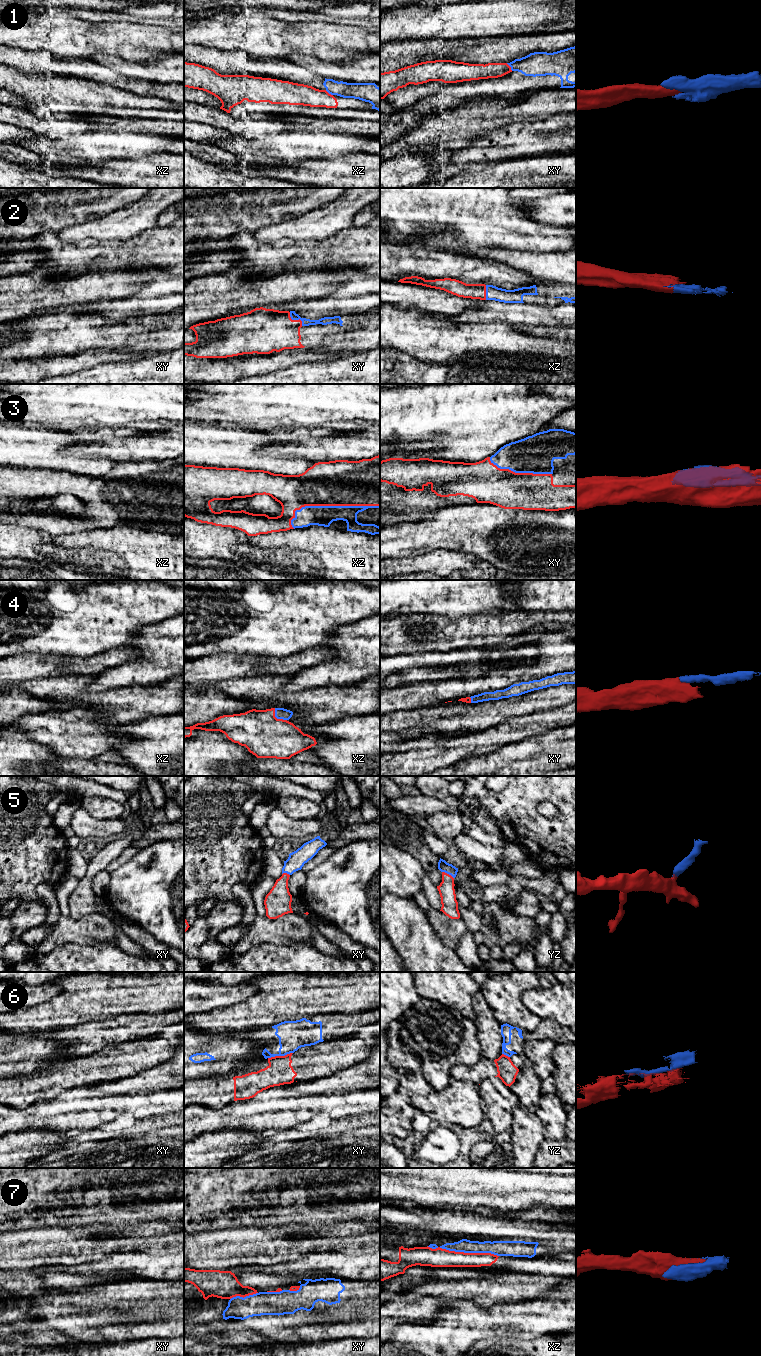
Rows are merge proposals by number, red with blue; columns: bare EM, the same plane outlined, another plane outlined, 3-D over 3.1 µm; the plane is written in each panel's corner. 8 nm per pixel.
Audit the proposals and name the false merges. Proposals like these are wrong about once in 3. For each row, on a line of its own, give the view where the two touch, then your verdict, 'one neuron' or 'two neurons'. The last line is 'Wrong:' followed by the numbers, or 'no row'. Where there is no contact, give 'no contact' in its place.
1: xy | two neurons
2: xy | one neuron
3: xz | one neuron
4: xz | one neuron
5: yz | one neuron
6: xy | two neurons
7: xz | one neuron
Wrong: 1, 6

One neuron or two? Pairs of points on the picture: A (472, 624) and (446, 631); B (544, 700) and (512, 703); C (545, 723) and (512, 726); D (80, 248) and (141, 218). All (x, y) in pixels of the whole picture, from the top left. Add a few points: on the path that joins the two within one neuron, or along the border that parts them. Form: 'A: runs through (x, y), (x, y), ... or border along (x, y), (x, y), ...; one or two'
A: runs through (466, 630), (452, 631); one
B: runs through (536, 700), (520, 703); one
C: runs through (537, 723), (520, 726); one
D: border along (120, 240), (84, 238), (74, 242); two

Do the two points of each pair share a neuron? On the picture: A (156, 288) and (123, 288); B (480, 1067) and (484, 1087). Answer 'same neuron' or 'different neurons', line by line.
A: different neurons
B: different neurons

